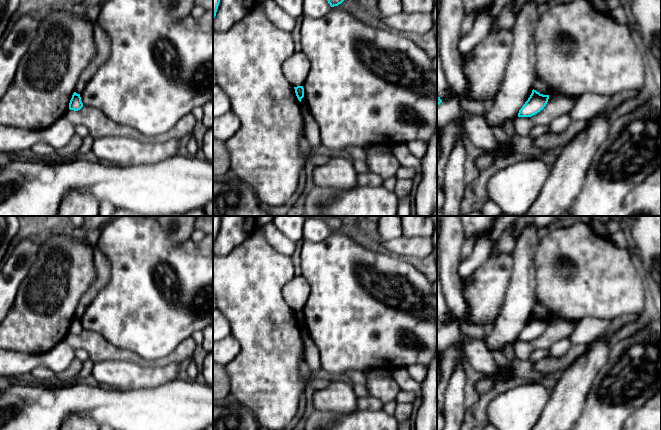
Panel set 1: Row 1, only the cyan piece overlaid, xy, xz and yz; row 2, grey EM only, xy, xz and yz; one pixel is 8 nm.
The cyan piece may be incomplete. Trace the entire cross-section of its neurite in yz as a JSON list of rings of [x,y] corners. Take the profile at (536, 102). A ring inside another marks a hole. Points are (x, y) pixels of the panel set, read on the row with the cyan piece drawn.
[[[532,90],[532,93],[522,108],[519,110],[518,117],[531,117],[546,106],[549,99],[549,95],[543,95]]]

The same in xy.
[[[76,92],[73,93],[72,98],[69,103],[69,109],[78,111],[83,107],[83,103],[81,101],[80,94],[77,94]]]

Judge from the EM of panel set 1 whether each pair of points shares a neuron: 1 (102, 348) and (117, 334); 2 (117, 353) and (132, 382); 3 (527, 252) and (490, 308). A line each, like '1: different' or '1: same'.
1: different
2: different
3: different

